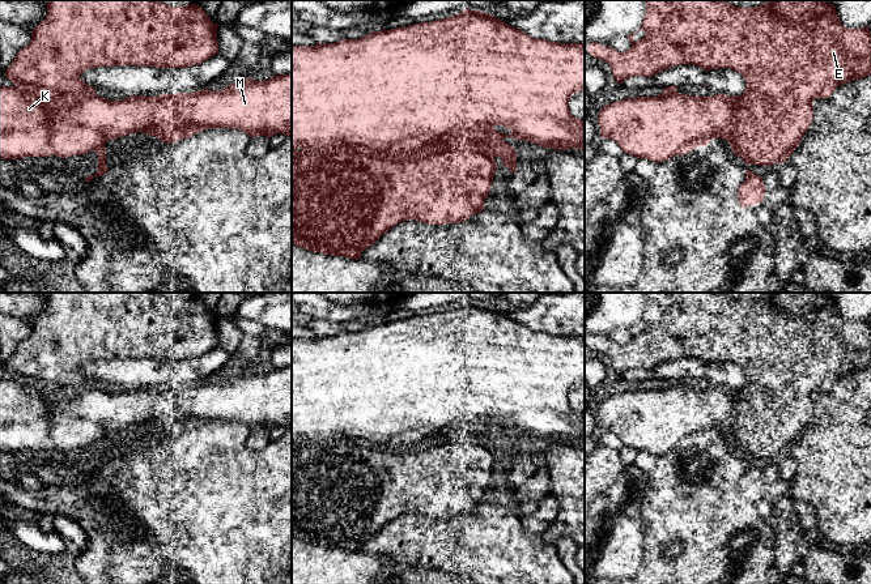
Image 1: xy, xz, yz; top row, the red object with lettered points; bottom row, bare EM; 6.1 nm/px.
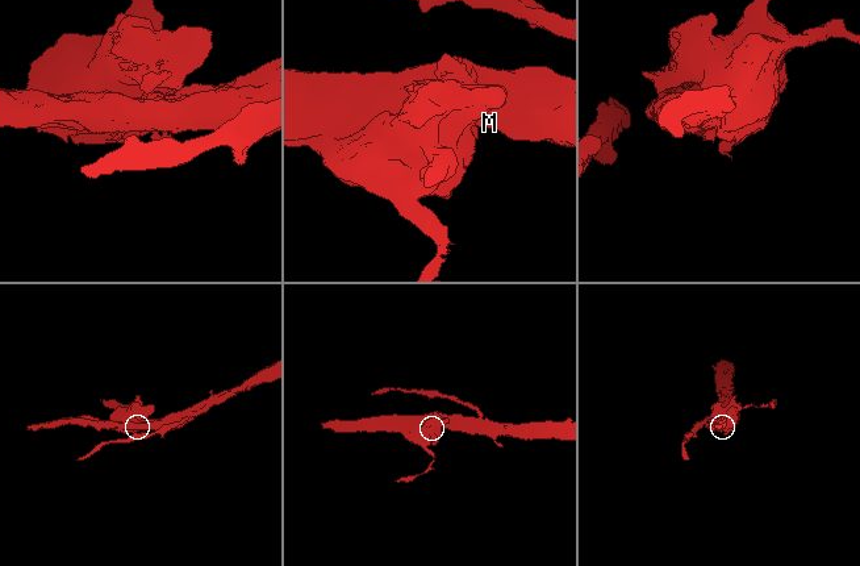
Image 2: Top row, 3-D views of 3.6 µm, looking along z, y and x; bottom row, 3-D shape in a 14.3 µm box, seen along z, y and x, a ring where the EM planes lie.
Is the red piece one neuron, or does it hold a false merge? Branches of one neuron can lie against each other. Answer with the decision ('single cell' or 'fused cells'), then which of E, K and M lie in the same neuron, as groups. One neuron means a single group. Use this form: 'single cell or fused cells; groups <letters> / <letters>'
fused cells; groups E / K M

